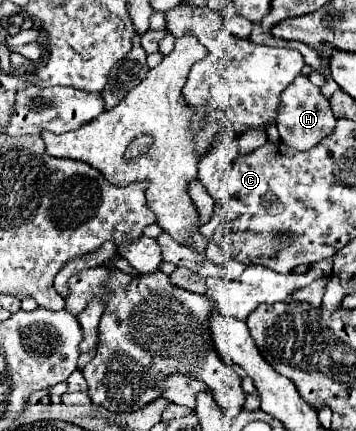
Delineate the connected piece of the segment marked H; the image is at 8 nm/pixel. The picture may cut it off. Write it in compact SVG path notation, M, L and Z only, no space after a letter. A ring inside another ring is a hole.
M299 75L283 93L281 93L281 107L277 115L277 129L281 135L281 143L297 149L297 151L309 151L315 147L321 139L333 133L337 119L333 117L333 111L329 107L329 101L321 95L319 87L315 87L309 77Z

